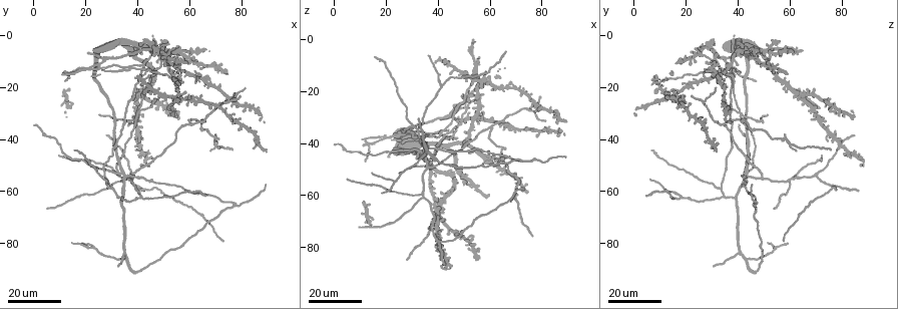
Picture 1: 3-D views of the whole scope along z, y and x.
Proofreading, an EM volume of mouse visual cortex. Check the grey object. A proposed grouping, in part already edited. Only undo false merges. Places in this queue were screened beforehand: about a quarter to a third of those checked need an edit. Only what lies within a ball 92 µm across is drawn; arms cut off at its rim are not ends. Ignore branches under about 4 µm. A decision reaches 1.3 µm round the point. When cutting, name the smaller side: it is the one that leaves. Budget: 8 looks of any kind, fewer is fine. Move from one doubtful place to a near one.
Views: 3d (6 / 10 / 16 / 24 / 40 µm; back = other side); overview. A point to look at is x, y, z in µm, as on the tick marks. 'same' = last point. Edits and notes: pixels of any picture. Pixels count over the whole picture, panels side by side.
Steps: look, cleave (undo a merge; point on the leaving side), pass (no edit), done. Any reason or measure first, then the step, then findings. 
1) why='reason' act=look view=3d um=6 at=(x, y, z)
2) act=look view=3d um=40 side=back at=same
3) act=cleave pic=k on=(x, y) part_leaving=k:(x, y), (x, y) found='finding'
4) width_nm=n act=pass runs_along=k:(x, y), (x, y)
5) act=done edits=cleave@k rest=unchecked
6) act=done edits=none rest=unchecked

why='looks like a crossing' act=look view=3d um=24 at=(39, 30, 41)

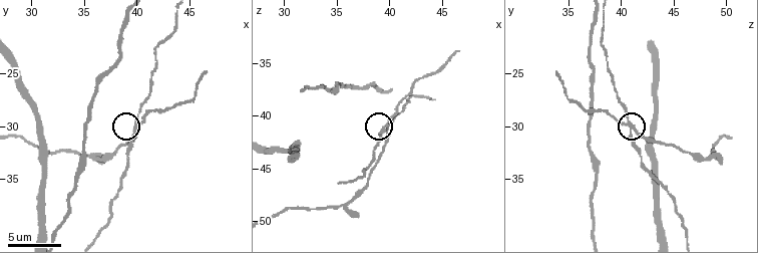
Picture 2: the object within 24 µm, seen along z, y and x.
act=look view=3d um=6 at=(39.6, 30.4, 41.2)

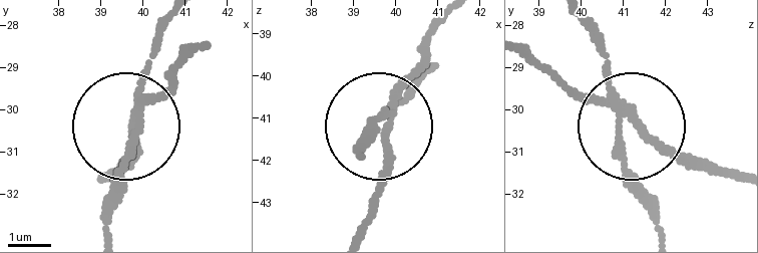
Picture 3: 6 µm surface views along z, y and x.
arms=4 act=cleave pic=3 on=(175, 88) part_leaving=3:(614, 101), (675, 149), (740, 174) found='a second cell is stuck on'

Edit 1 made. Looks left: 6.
why='three arms meet' act=look view=3d um=16 at=(49, 10, 30)

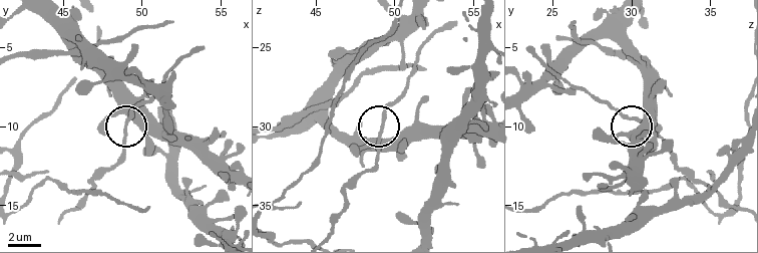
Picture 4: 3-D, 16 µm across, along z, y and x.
act=look view=3d um=10 at=(49.2, 9.6, 30.1)

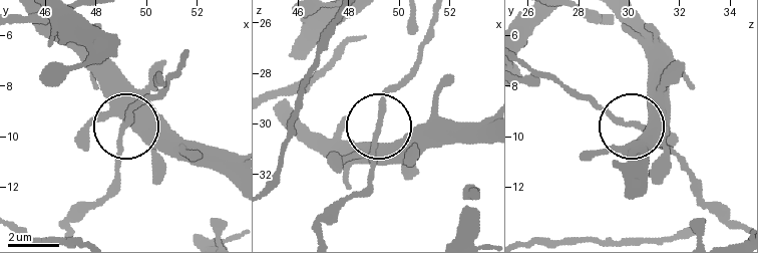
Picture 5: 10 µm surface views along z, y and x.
act=pass found='one cell here'

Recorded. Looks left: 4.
why='three-way junction' act=look view=3d um=16 at=(50, 8, 27)

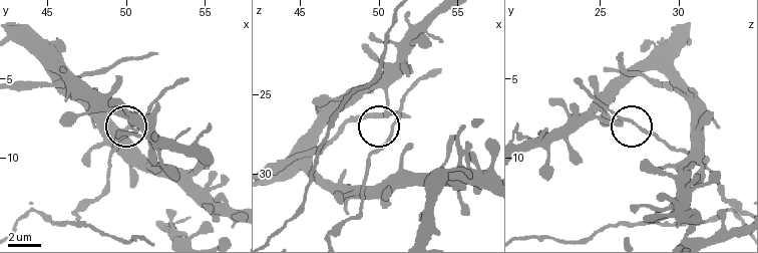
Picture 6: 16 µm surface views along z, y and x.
act=look view=3d um=10 at=(51.0, 7.7, 26.5)

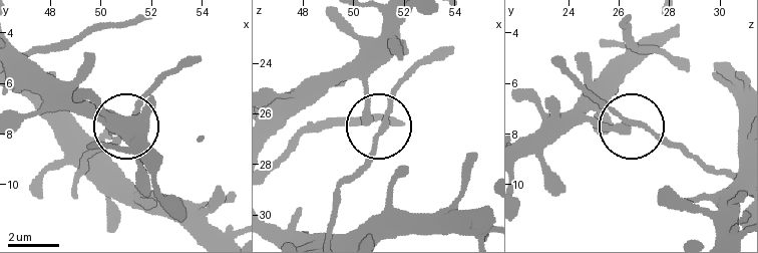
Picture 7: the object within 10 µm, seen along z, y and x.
width_nm=200 act=pass found='one cell here'

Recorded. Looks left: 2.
why='branch point' act=look view=3d um=16 at=(76, 26, 27)

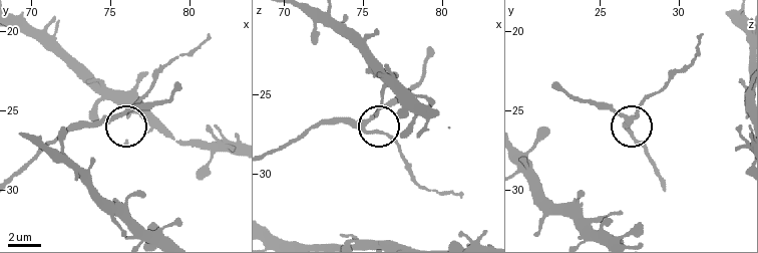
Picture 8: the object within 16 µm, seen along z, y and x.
act=look view=3d um=10 at=(75.1, 25.6, 27.1)

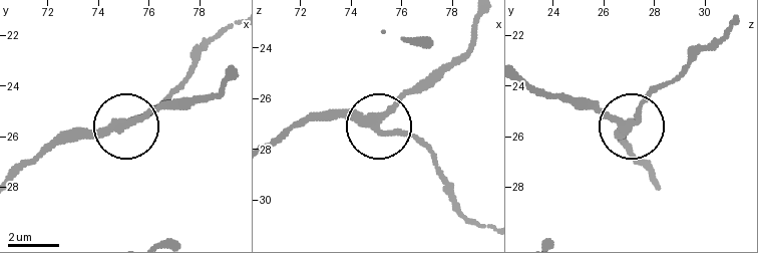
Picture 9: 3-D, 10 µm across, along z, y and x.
side_arm_um=8 act=pass runs_along=9:(20, 175), (59, 145), (110, 136), (155, 112), (179, 109) found='one cell here'

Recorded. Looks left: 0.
act=done edits=cleave@3 rest=unchecked

